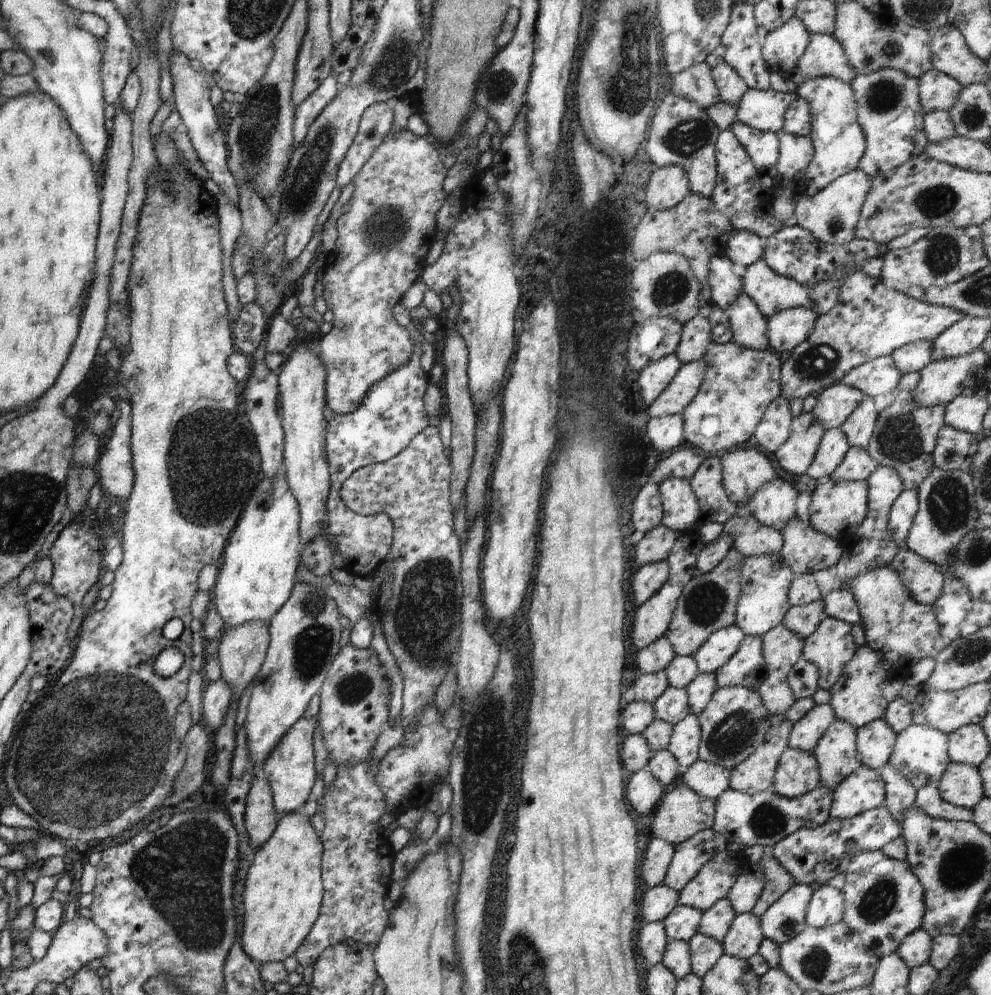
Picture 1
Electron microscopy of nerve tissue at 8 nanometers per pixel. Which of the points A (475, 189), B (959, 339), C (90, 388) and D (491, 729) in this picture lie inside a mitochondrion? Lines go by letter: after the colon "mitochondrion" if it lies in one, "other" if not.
A: other
B: other
C: other
D: mitochondrion

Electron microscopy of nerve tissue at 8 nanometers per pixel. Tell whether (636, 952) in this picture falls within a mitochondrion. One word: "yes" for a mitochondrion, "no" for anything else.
no

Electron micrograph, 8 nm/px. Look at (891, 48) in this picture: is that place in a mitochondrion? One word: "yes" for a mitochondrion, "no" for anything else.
yes

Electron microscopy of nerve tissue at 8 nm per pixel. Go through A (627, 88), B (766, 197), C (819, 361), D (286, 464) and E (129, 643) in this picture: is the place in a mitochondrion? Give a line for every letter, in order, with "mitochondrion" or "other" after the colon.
A: mitochondrion
B: other
C: mitochondrion
D: other
E: other

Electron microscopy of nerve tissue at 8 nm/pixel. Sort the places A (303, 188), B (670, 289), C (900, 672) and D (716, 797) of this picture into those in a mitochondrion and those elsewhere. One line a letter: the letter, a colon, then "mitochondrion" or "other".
A: mitochondrion
B: mitochondrion
C: other
D: other

